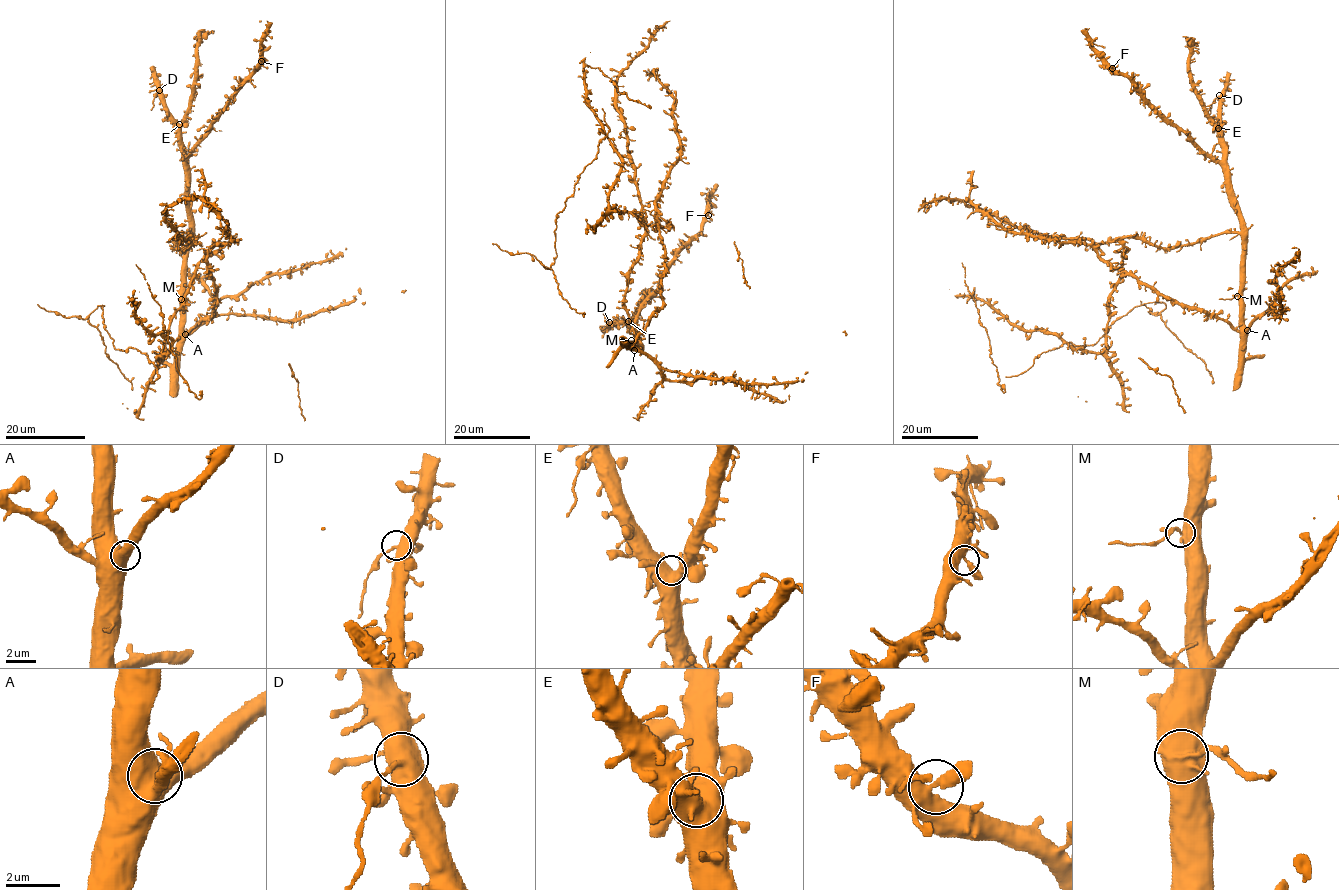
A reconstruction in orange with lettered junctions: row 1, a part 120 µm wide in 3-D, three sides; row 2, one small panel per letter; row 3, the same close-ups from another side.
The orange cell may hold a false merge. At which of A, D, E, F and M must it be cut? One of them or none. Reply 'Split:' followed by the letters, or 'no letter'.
Split: M

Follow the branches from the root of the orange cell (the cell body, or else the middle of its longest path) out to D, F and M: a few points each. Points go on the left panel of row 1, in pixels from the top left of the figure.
D: (216, 296), (214, 313), (185, 335), (189, 172), (179, 146), (177, 121), (159, 90)
F: (216, 296), (214, 313), (185, 335), (184, 276), (190, 231), (187, 158), (218, 113), (261, 61)
M: (216, 296), (214, 313), (185, 335), (181, 299)

